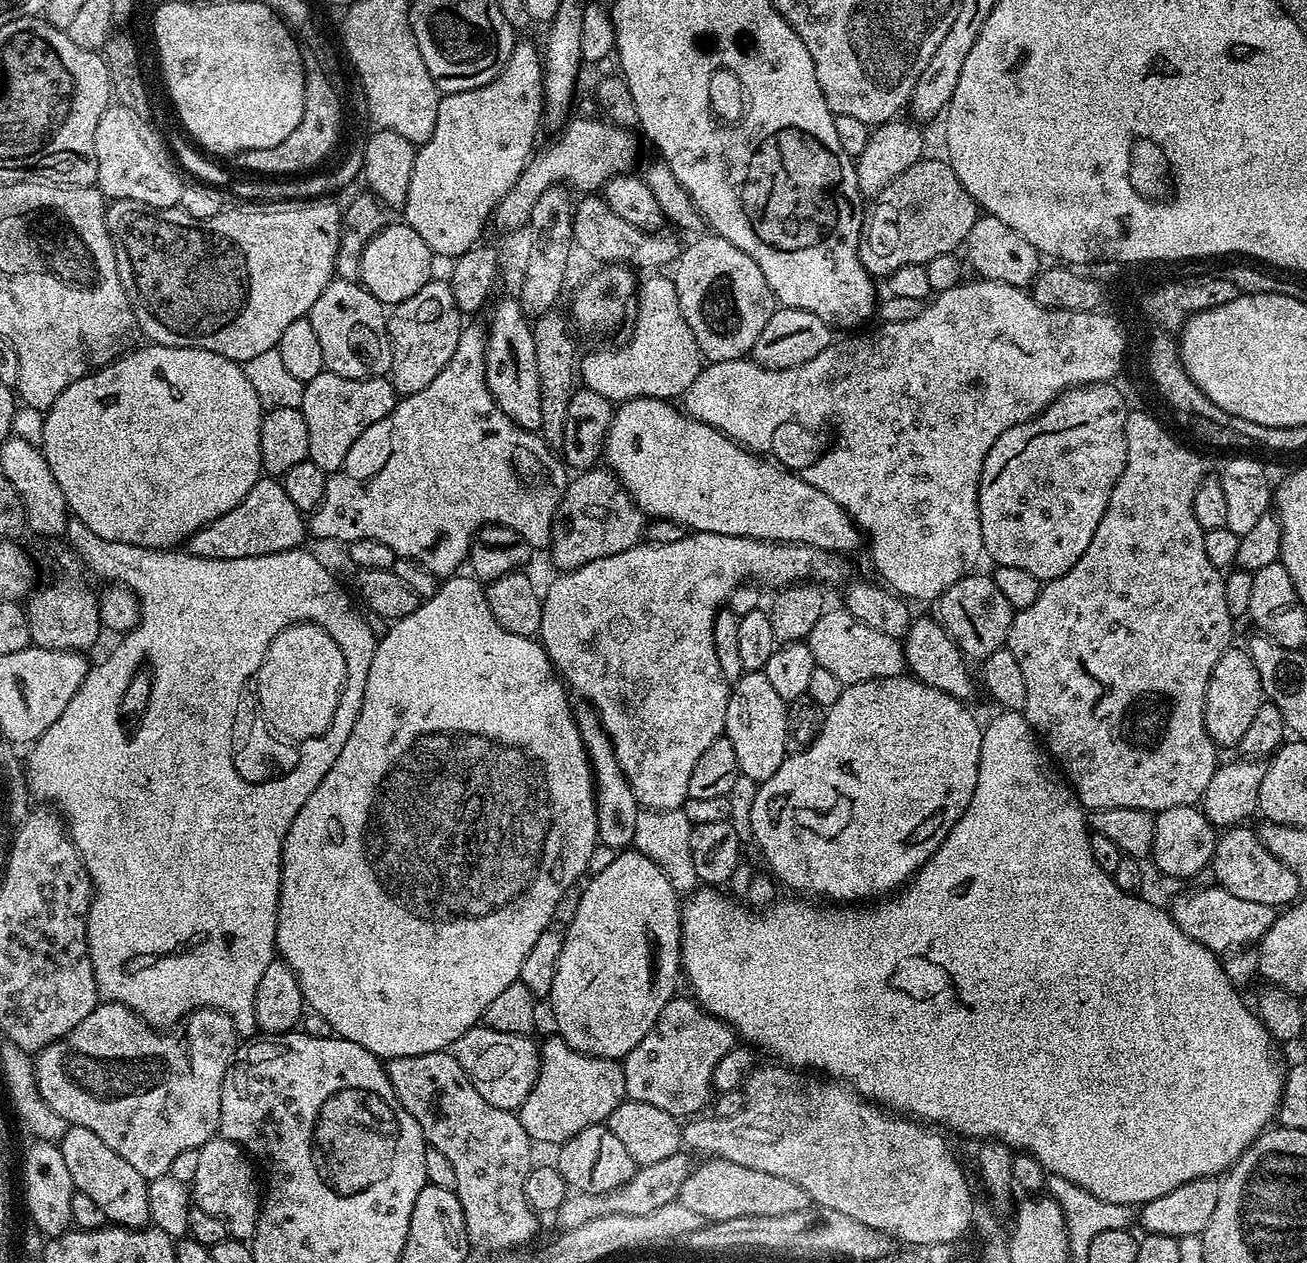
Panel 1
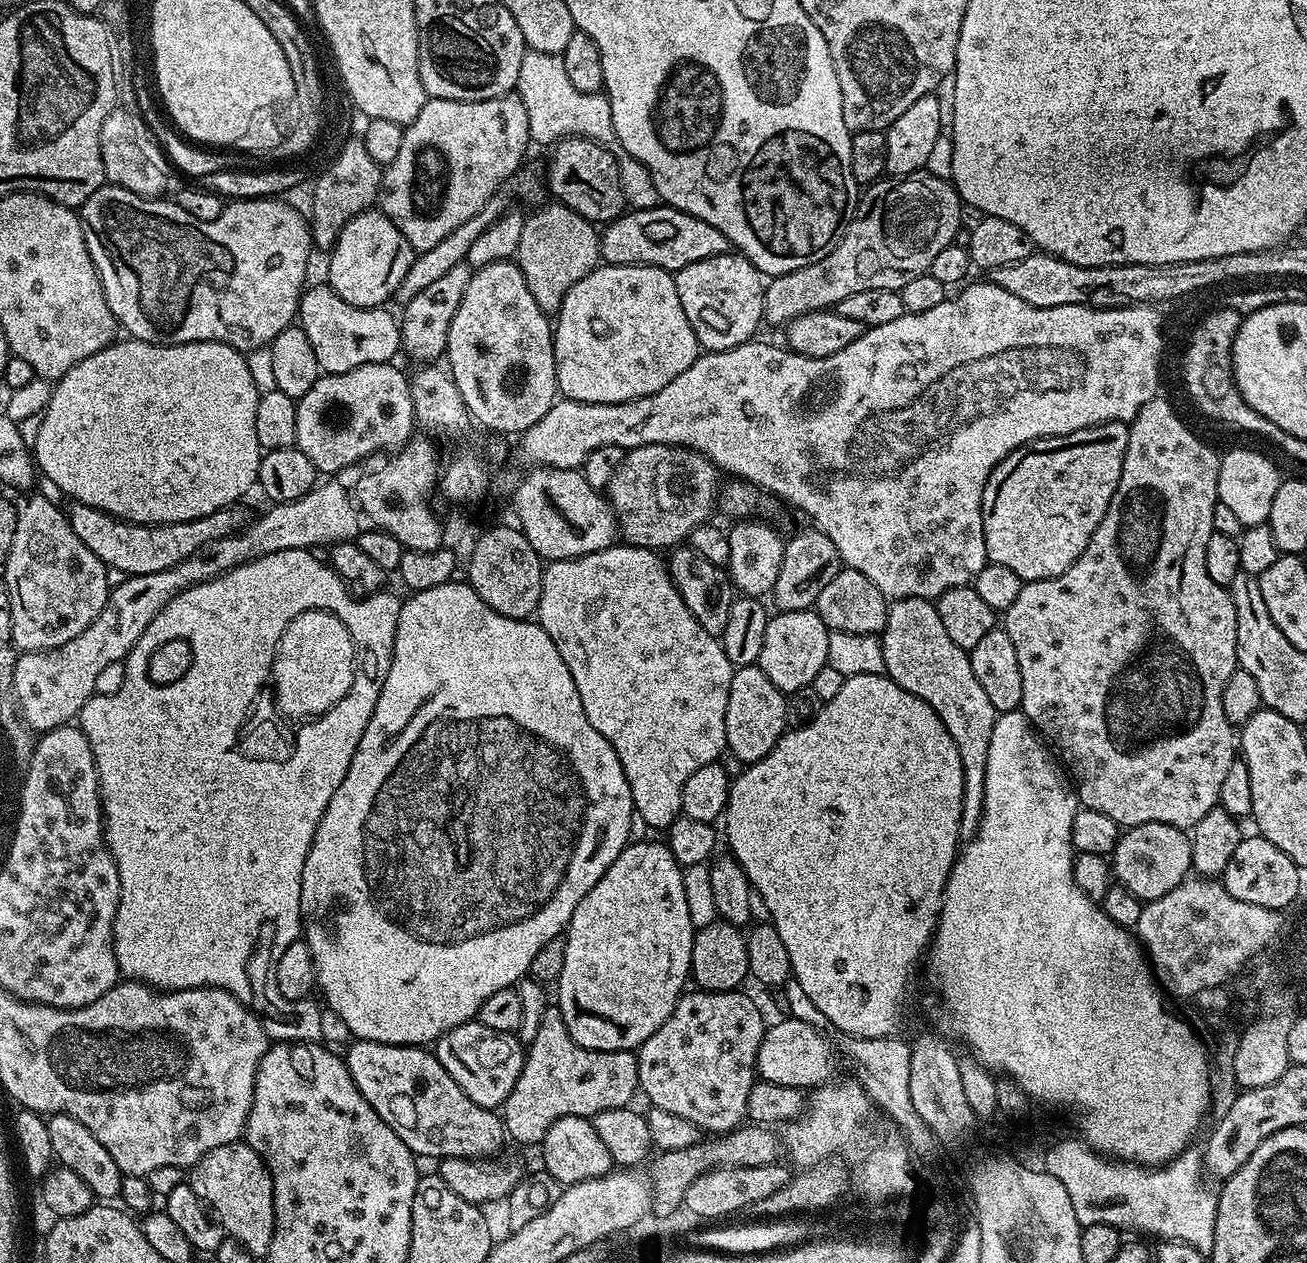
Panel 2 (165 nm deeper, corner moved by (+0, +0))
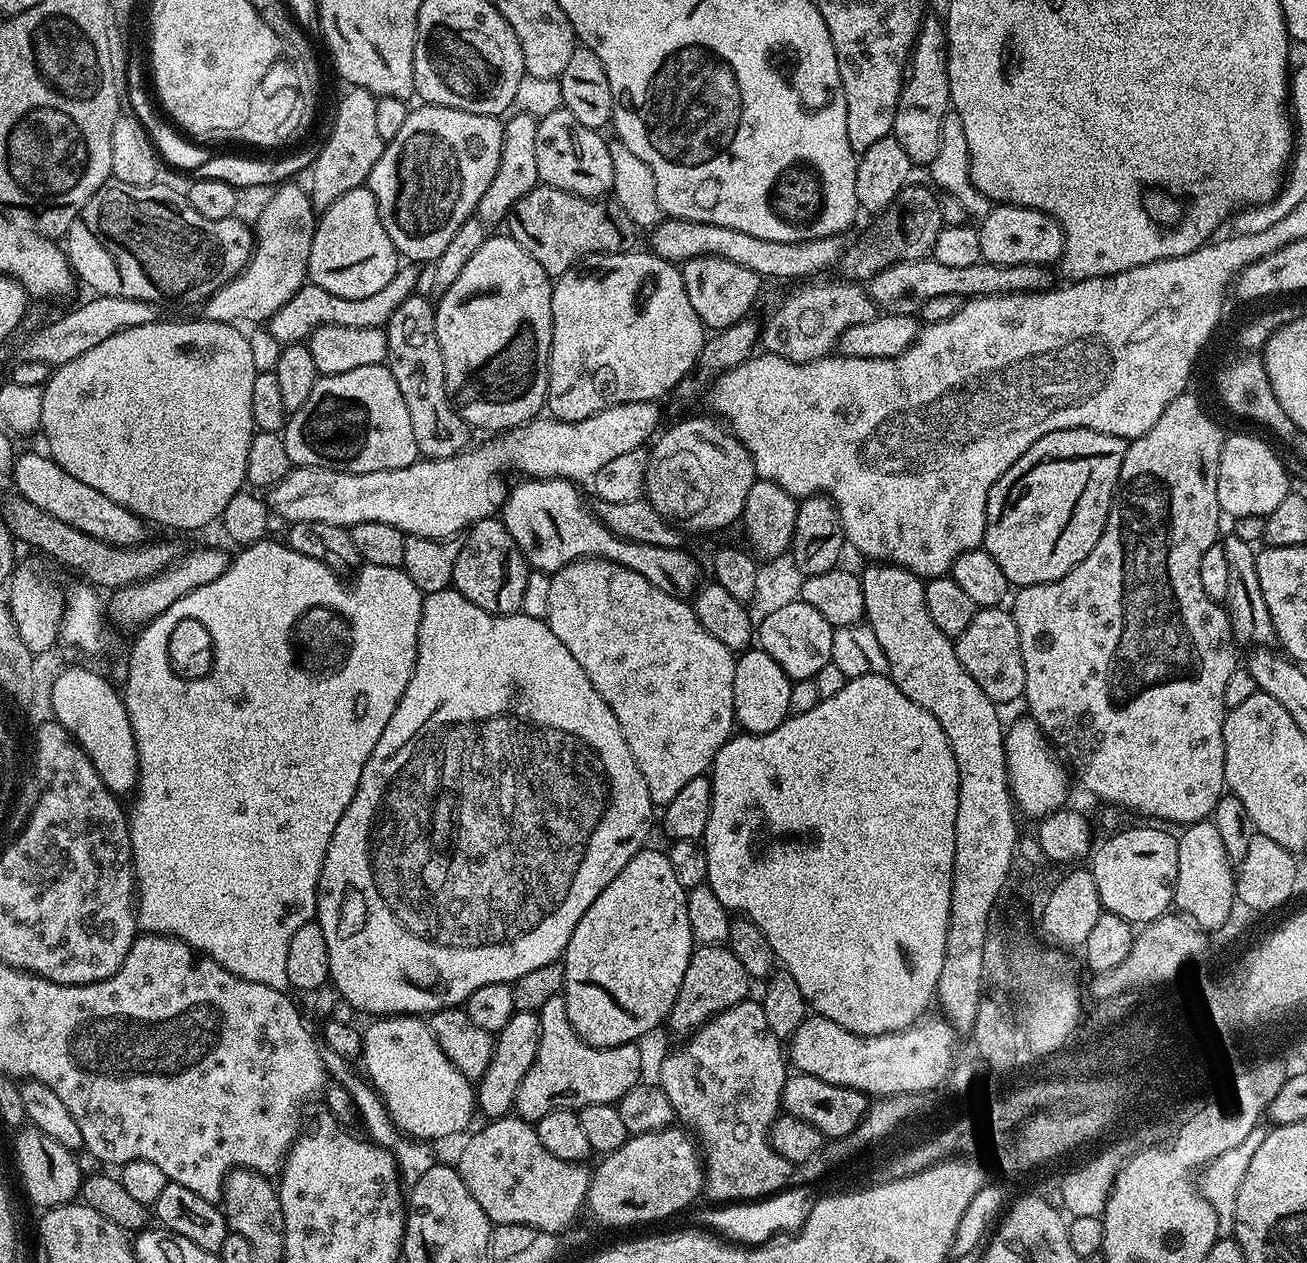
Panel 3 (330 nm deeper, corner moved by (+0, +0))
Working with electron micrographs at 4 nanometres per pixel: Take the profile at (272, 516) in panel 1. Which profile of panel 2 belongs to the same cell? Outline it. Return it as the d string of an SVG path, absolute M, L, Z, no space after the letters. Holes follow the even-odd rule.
M73 503L71 507L66 515L74 534L78 534L78 538L82 538L82 542L86 542L94 554L98 554L108 569L113 573L124 572L120 574L125 577L158 574L162 570L176 568L199 548L240 531L250 520L247 510L240 508L244 506L223 508L214 514L206 514L206 518L173 524L132 524L94 506Z

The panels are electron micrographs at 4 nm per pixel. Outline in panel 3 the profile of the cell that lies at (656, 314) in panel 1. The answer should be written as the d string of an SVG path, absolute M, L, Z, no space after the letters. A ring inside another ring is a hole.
M651 250L645 252L609 252L595 257L594 263L600 268L592 268L589 272L573 270L563 276L555 277L552 285L552 353L548 355L548 399L546 408L555 419L566 422L578 422L582 418L590 418L590 414L598 414L615 404L629 404L650 400L659 401L668 391L675 389L683 376L687 376L696 365L700 351L706 339L706 329L698 314L694 314L694 306L690 306L690 298L686 294L683 271L673 261L663 260Z

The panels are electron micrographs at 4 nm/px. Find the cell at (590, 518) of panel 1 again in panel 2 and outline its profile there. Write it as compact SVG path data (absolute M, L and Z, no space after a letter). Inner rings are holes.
M651 444L627 449L624 460L618 466L614 478L610 478L606 489L606 499L612 506L612 513L616 515L616 526L623 543L653 550L671 550L683 545L698 525L713 519L712 508L714 512L722 487L720 476L721 469L712 463L711 458L692 448L683 448L677 444Z

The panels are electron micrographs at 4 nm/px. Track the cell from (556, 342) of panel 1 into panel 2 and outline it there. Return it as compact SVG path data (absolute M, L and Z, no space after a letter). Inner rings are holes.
M545 203L540 206L545 208L537 207L532 210L537 212L524 216L522 239L518 241L514 262L522 270L526 286L530 286L530 294L534 294L534 302L538 302L543 312L555 314L559 312L570 286L593 272L602 257L597 225L565 204L551 203Z

